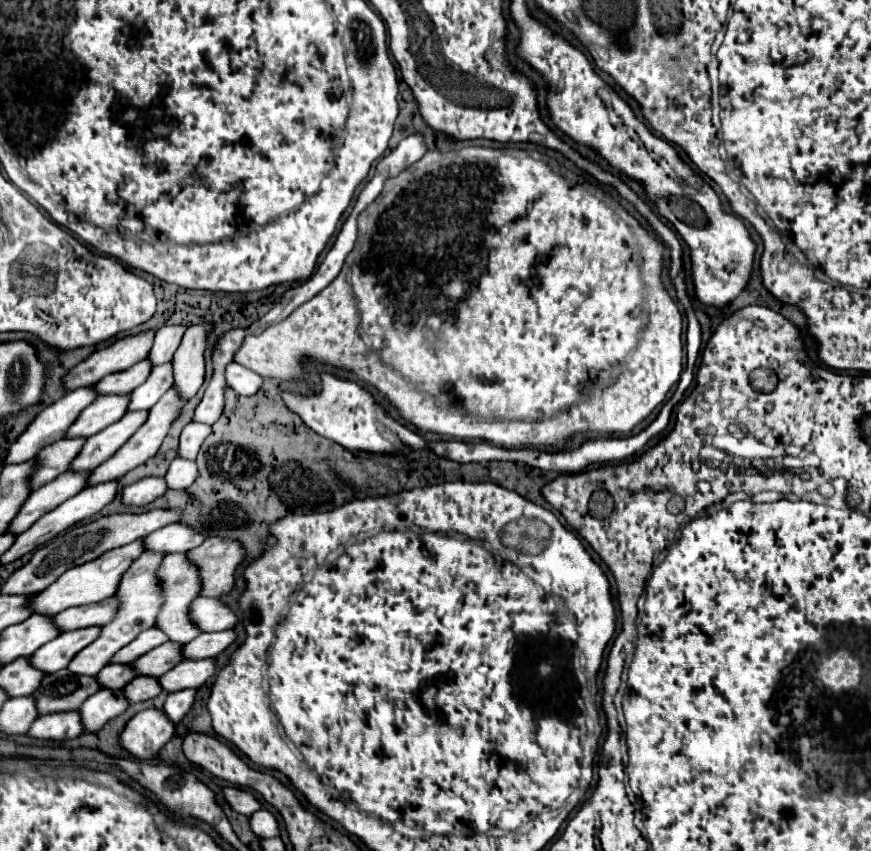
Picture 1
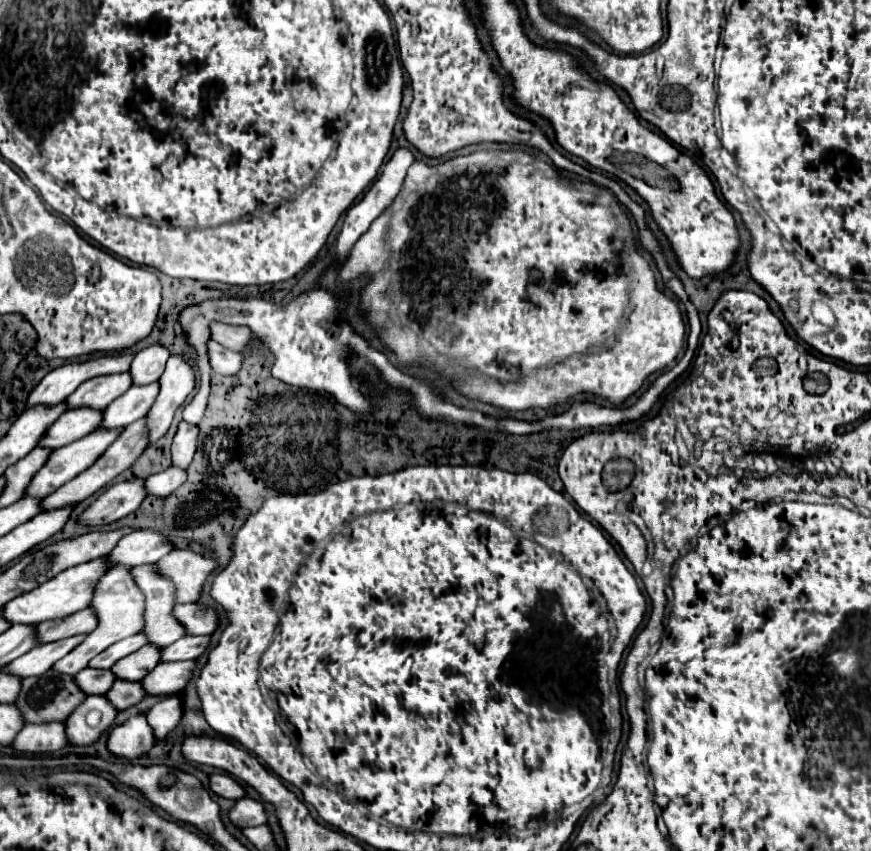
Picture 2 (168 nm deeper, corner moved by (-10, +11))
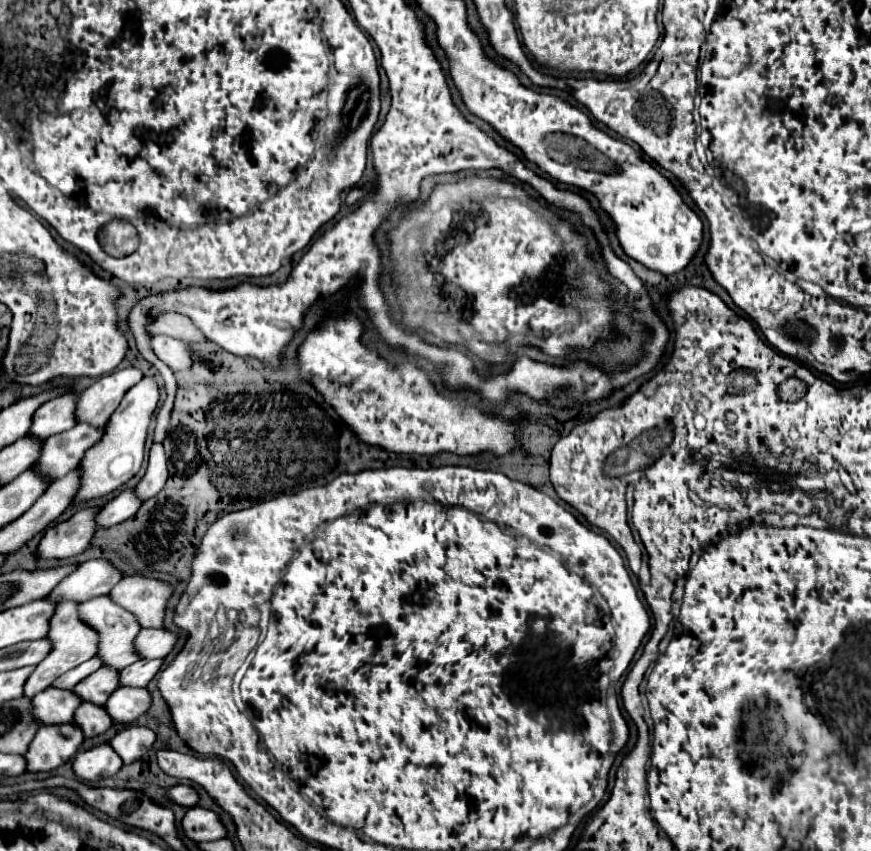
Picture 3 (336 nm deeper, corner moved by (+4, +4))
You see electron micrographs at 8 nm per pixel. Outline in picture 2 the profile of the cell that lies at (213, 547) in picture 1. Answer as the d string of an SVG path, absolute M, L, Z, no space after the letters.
M182 549L170 551L156 563L156 571L174 585L174 603L194 603L214 567L216 561L212 561L212 557Z

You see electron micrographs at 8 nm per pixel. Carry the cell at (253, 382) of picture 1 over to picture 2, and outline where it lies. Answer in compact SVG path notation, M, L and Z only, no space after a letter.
M212 339L206 343L206 347L208 347L208 361L210 361L210 367L214 373L236 375L240 371L240 367L242 367L242 355L240 353L224 349L222 345L218 345Z

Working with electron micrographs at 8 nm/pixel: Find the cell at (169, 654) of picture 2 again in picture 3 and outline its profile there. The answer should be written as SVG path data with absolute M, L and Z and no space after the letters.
M138 660L120 672L120 686L148 686L160 672L164 660Z

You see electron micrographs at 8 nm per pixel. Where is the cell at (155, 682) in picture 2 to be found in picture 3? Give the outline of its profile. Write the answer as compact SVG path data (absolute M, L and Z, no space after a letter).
M118 688L106 702L106 710L114 722L132 724L148 712L152 704L148 688Z

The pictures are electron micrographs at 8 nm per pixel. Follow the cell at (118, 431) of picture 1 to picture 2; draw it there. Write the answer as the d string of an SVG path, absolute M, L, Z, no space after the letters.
M98 429L70 443L68 447L52 451L48 461L42 465L42 469L32 477L28 489L24 491L24 497L30 495L40 499L54 493L66 481L86 471L96 461L98 453L118 437L118 433L122 433L122 429L118 429L116 433L104 433L104 429Z

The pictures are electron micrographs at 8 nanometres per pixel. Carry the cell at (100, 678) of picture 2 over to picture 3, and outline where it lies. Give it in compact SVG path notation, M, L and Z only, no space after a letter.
M50 686L44 692L36 694L32 698L32 704L34 716L42 724L64 724L74 718L74 712L82 704L82 700L72 690L60 690Z

